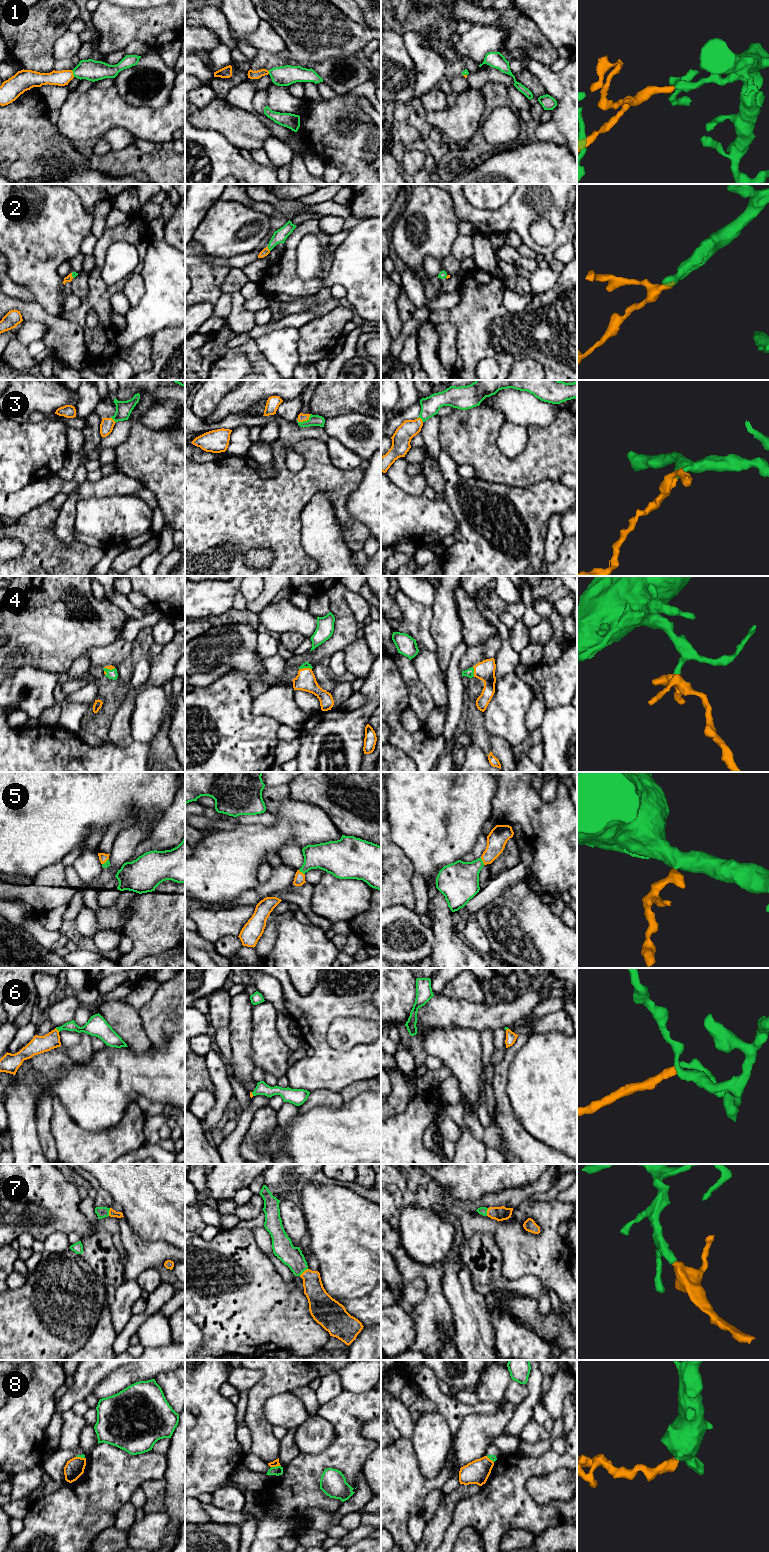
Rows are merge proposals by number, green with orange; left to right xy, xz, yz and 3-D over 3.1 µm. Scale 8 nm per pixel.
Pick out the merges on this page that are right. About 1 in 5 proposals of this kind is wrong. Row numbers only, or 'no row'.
1, 2, 3, 4, 5, 6, 7

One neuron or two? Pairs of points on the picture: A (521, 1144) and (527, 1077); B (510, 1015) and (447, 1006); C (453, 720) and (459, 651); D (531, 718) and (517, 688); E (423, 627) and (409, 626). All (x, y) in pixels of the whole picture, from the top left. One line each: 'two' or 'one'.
A: two
B: one
C: one
D: two
E: one

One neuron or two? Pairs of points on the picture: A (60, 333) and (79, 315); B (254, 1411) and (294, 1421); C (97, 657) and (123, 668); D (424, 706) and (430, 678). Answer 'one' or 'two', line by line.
A: two
B: two
C: two
D: two

